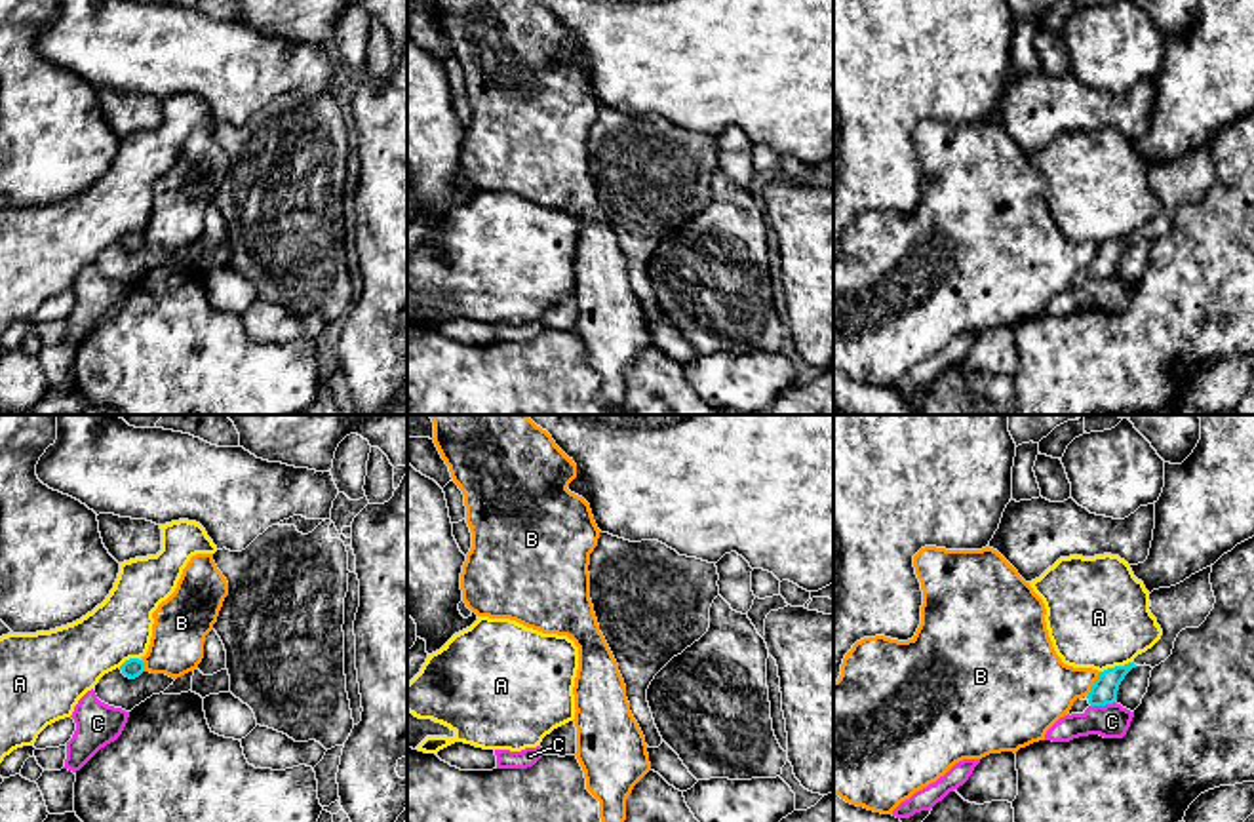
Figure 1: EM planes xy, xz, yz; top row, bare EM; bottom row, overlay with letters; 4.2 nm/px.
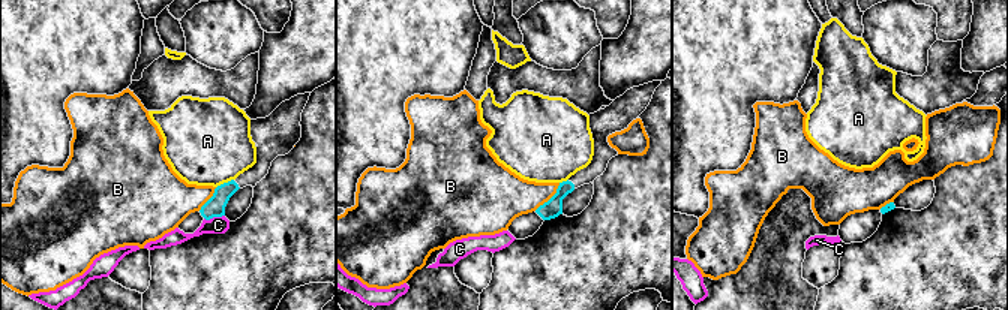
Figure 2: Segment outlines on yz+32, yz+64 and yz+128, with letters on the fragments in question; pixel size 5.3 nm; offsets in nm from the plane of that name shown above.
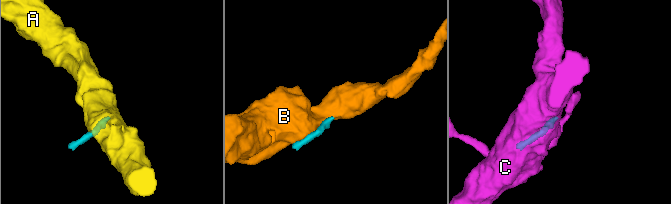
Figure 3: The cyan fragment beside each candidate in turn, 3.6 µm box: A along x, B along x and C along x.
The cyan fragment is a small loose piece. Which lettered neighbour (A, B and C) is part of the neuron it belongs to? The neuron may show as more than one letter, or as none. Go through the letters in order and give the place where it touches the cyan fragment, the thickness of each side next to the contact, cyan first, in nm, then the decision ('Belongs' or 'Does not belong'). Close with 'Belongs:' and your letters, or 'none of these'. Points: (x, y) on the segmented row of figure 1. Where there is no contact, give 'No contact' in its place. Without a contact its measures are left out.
A: Touches cyan at yz (1116, 666). Thickness 110 nm (cyan) against 440 nm. Does not belong
B: Touches cyan at yz (1093, 685). Thickness 110 nm (cyan) against 320 nm. Does not belong
C: Touches cyan at yz (1102, 704). Thickness 110 nm (cyan) against 140 nm. Does not belong
Belongs: none of these

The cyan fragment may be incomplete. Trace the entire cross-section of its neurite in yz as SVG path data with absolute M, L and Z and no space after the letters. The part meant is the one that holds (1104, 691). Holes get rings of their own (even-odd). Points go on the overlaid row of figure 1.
M1212 565L1176 586L1159 588L1149 594L1149 611L1163 630L1161 639L1132 662L1100 672L1087 696L1090 706L1113 704L1121 681L1132 668L1144 664L1159 666L1172 655L1174 641L1182 630L1199 628L1206 620L1216 603L1210 573Z

